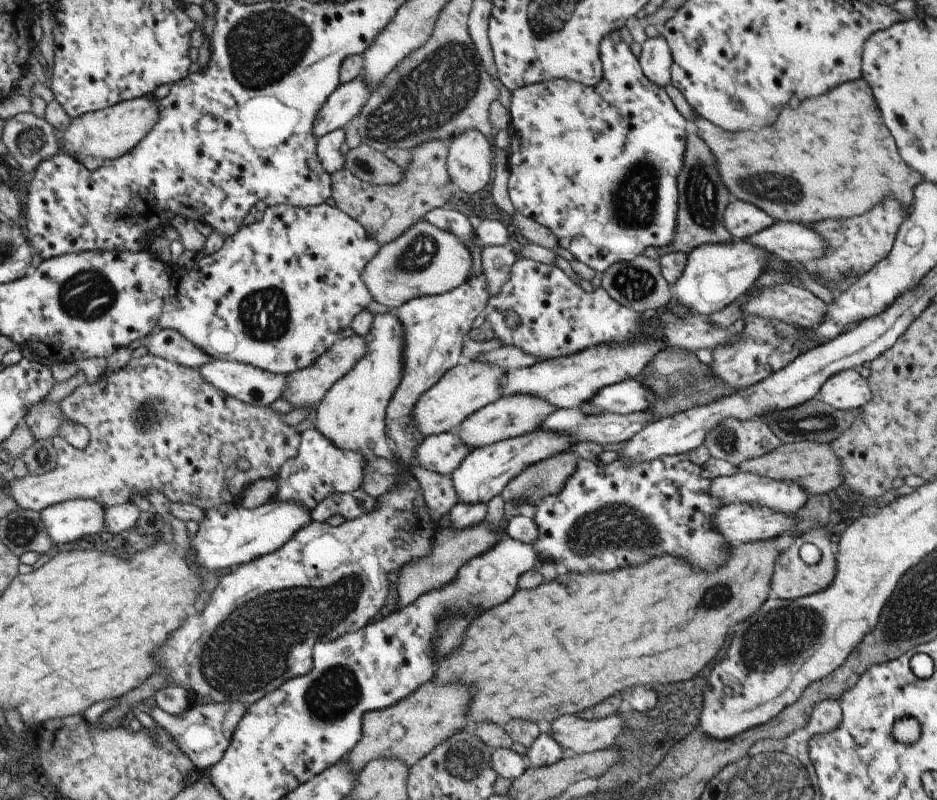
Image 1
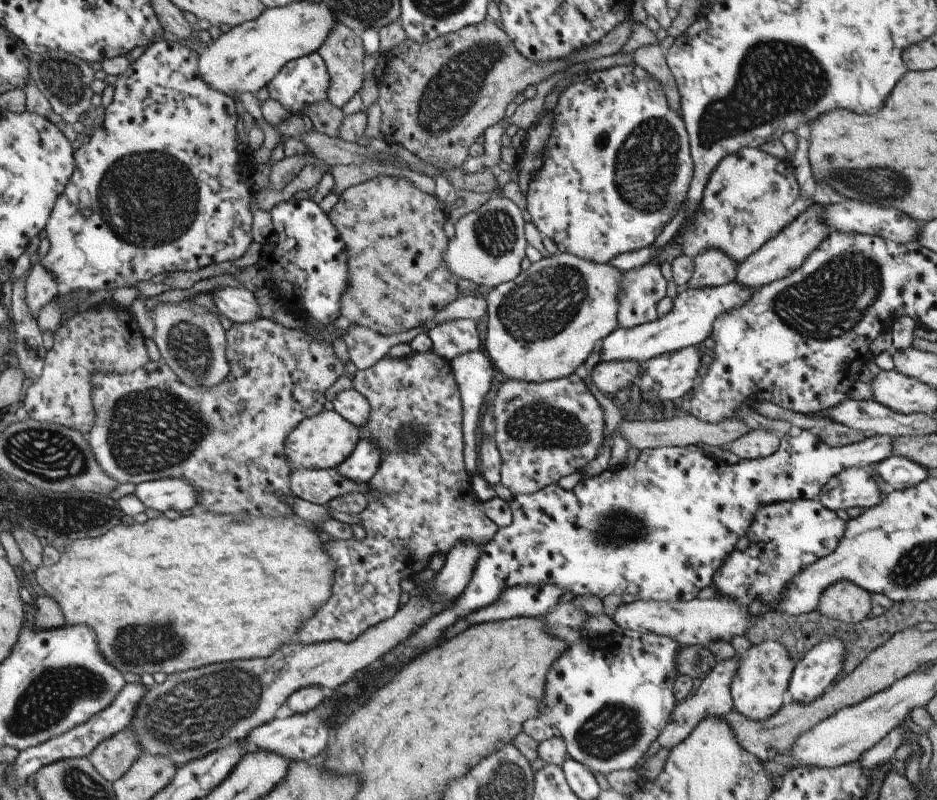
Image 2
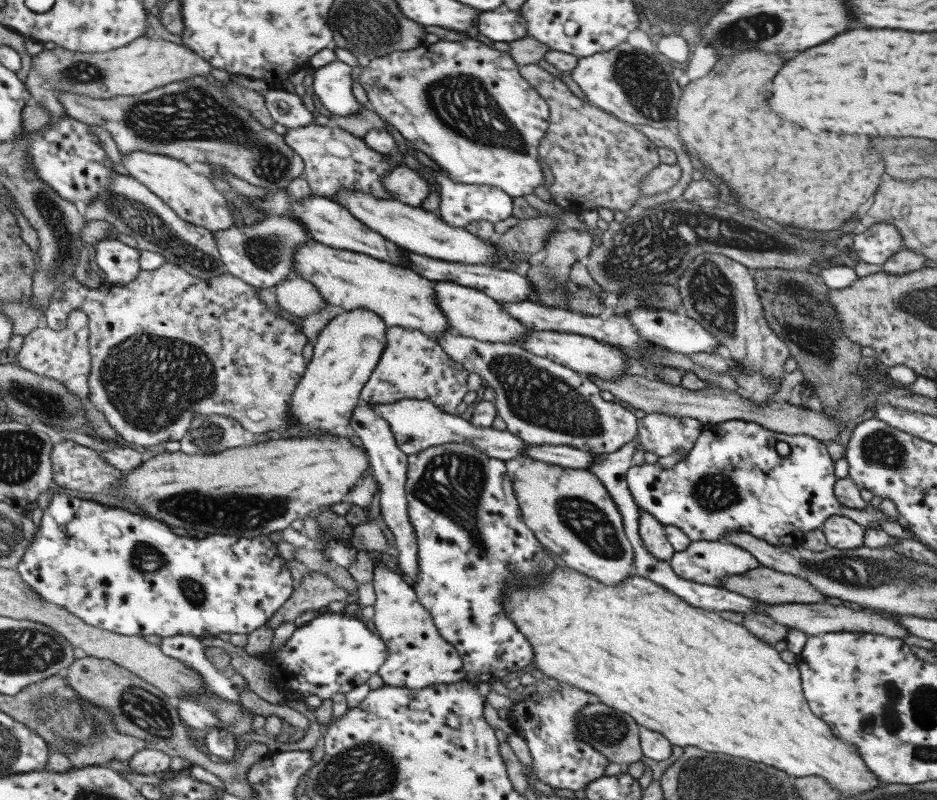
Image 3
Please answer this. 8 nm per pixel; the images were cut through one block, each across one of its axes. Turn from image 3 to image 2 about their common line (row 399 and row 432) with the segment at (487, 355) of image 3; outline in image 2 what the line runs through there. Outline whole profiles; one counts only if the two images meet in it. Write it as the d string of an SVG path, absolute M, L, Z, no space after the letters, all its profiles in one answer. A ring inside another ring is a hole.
M576 373L544 382L502 382L492 403L496 420L495 442L501 456L501 482L513 495L538 492L555 485L561 478L583 472L586 465L599 455L604 441L604 410Z

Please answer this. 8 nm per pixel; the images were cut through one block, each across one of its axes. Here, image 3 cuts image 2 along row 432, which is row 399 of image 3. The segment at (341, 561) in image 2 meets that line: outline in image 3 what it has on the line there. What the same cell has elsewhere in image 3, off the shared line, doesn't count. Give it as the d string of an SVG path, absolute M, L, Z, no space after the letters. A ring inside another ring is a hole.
M389 327L384 352L360 393L360 402L390 404L404 399L429 400L444 412L456 414L468 392L466 380L470 373L452 360L437 340L422 331Z

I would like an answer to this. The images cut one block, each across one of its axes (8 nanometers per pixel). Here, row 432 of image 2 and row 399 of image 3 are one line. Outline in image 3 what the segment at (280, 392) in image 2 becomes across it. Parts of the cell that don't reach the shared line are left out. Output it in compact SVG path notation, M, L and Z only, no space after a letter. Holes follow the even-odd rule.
M170 262L164 263L156 270L139 270L138 276L125 285L112 285L104 283L98 288L88 288L80 284L73 276L63 282L61 290L64 297L53 299L50 306L45 311L46 328L54 331L64 330L67 325L67 319L76 309L84 311L89 323L89 355L91 356L91 369L88 375L89 400L95 406L110 426L126 440L126 442L142 450L158 450L169 440L180 440L189 429L191 420L198 414L210 416L227 416L237 420L244 430L257 436L264 435L267 432L284 433L291 438L296 437L319 437L329 434L321 430L305 430L289 422L289 402L293 395L298 381L305 373L307 364L302 357L302 350L307 343L307 336L298 331L296 326L288 320L274 315L266 307L264 302L258 299L258 289L246 284L241 278L232 276L230 273L221 274L208 280L192 276L190 273L182 270L182 267Z

